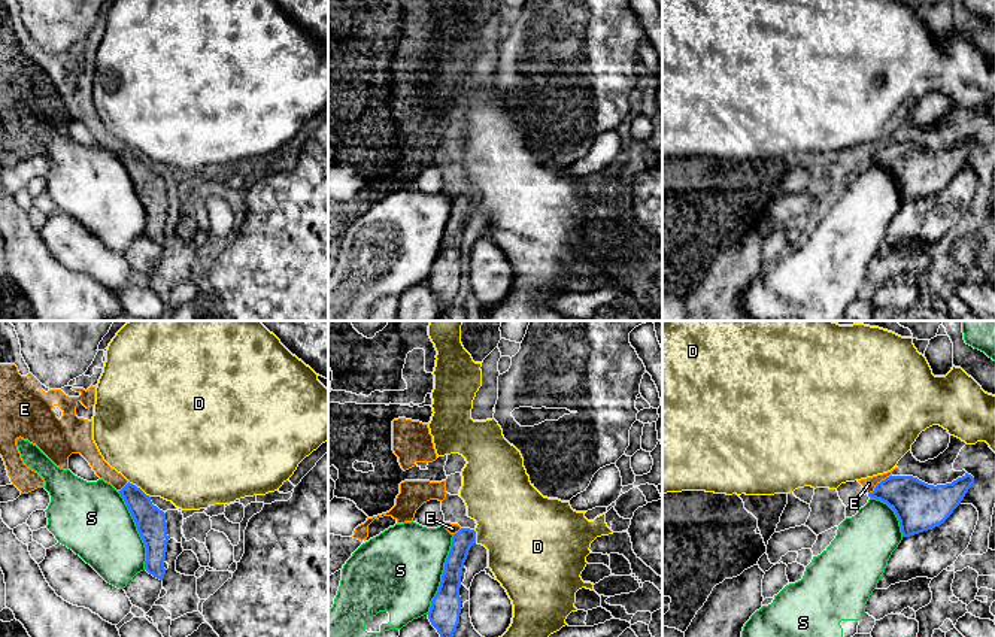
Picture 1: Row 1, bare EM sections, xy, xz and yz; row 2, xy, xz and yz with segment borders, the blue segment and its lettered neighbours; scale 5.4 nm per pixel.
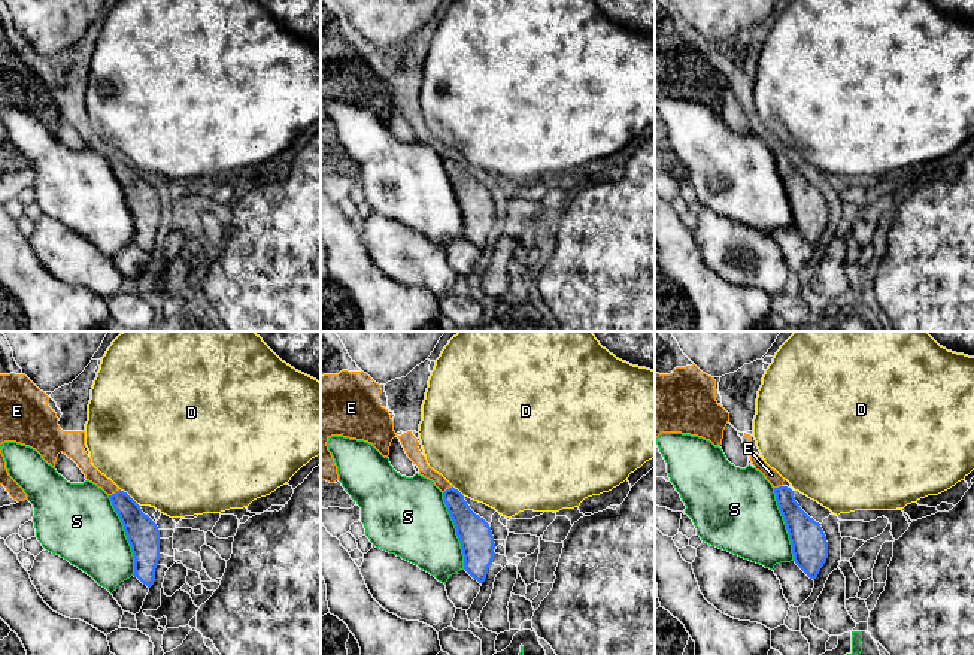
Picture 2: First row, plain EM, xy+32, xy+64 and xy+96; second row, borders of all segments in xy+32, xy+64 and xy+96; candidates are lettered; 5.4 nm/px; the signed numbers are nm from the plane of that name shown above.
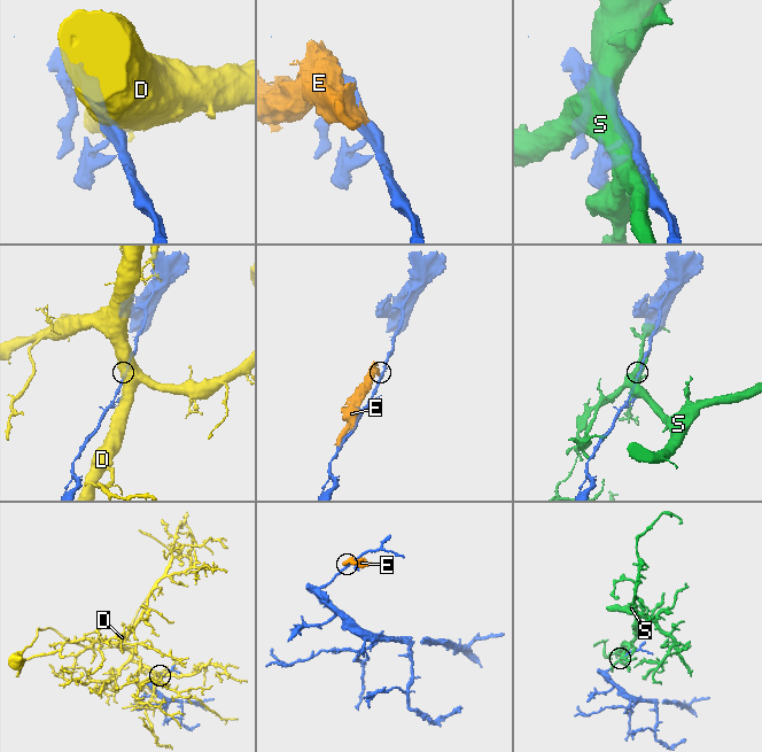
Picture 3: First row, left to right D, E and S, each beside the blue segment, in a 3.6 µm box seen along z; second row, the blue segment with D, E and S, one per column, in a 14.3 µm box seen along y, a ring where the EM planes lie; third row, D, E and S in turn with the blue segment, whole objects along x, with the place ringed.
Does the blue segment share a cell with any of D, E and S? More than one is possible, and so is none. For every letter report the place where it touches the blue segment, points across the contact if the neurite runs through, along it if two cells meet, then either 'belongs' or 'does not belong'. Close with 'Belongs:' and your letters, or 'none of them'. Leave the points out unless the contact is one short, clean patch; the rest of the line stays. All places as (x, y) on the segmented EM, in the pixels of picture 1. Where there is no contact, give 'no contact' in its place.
D: contact xy (139, 488); border xy (129, 481), (149, 497); does not belong
E: contact yz (880, 482); way yz (919, 506), (906, 494), (880, 482), (868, 484); belongs
S: contact xz (442, 575); does not belong
Belongs: E

